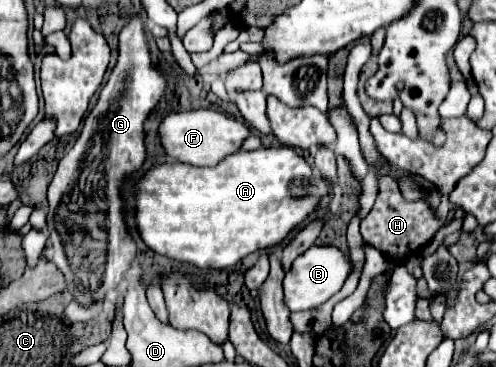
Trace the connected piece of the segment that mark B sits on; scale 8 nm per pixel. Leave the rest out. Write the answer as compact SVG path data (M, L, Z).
M311 246L307 252L295 258L291 268L283 278L283 302L291 312L297 310L313 310L327 302L335 292L341 290L345 278L349 276L351 266L345 262L345 256L339 248L333 246Z

